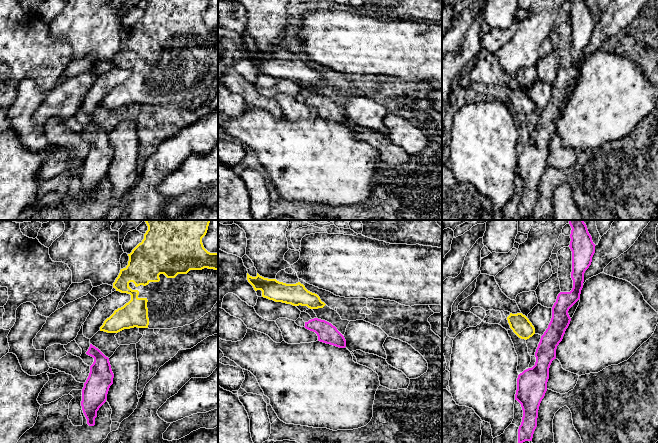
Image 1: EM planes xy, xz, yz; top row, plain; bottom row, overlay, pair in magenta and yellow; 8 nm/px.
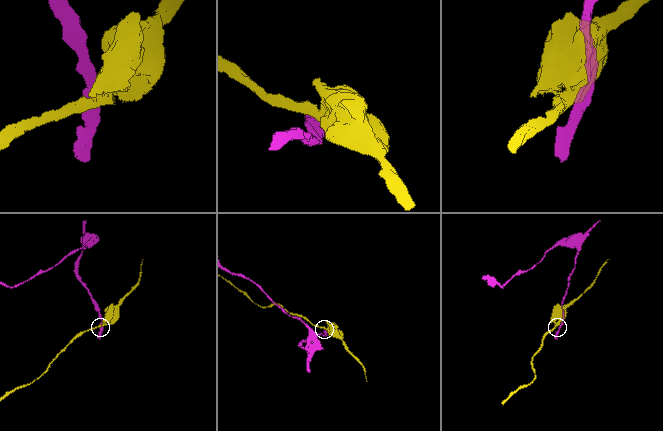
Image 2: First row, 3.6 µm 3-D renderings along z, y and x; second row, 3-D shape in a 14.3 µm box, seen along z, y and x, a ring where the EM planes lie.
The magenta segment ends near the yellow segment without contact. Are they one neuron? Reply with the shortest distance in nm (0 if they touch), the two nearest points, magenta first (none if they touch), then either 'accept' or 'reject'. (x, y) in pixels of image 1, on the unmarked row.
60 nm | yz (541, 112), (534, 109) | reject

